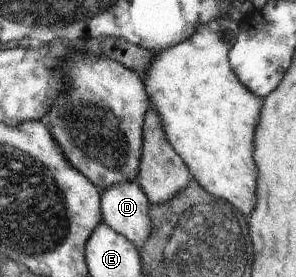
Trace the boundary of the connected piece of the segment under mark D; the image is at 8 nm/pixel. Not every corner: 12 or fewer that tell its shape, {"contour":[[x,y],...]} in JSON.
{"contour":[[135,181],[101,190],[102,222],[137,250],[152,233]]}

